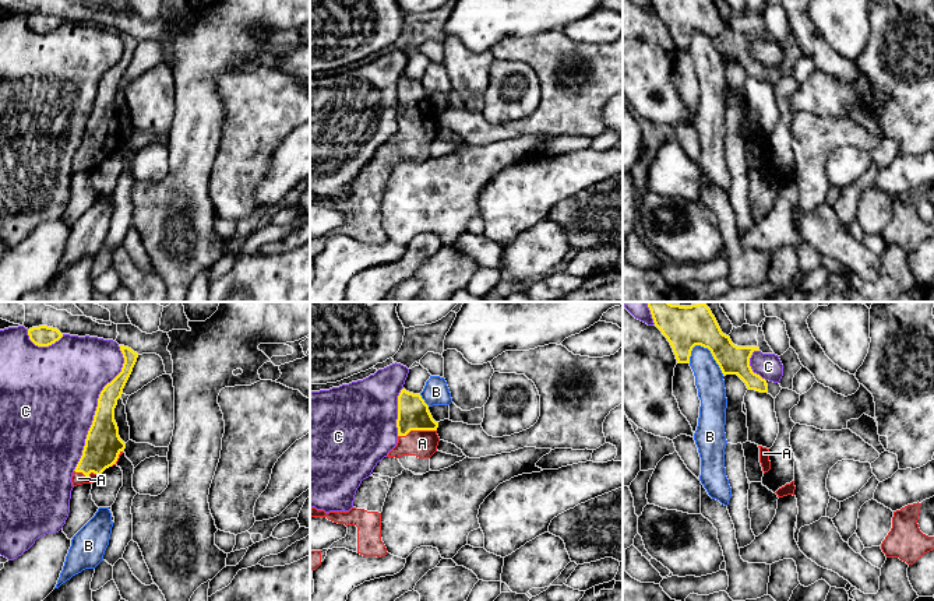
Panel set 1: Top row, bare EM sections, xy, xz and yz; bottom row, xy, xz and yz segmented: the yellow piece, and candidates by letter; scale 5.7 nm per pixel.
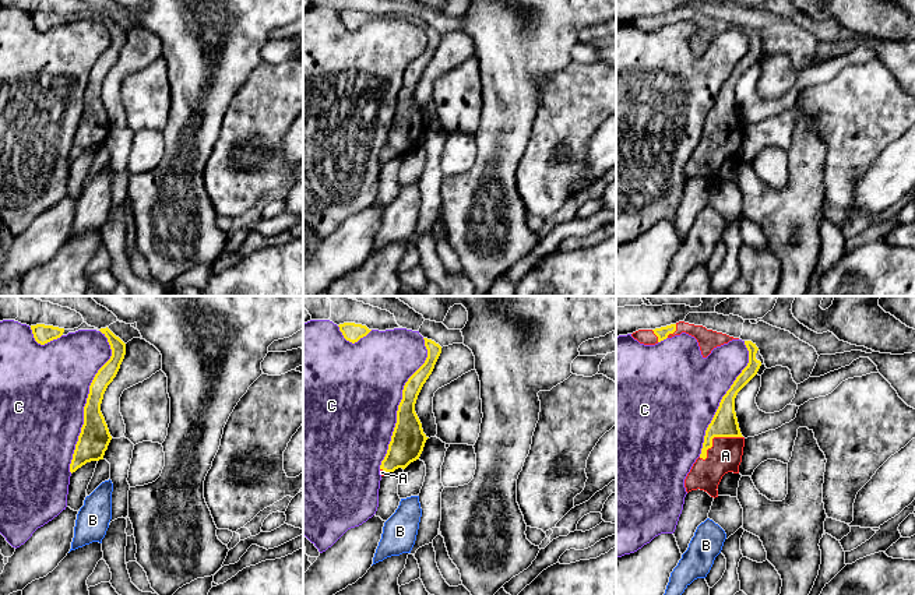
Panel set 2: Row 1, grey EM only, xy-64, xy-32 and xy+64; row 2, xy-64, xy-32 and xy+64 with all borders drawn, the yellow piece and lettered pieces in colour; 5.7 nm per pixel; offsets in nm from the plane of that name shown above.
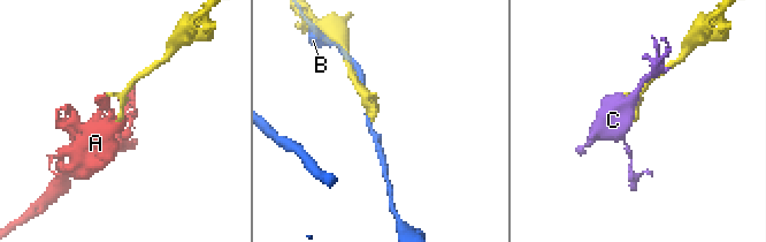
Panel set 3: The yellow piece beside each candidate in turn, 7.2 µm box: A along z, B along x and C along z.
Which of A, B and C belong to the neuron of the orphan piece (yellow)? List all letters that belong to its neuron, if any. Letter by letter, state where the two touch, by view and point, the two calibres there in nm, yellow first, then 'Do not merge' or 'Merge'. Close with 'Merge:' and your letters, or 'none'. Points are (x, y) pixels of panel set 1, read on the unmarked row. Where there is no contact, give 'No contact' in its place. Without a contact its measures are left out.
A: Touches yellow at xz (416, 116). Thickness 180 nm (yellow) against 160 nm. Merge
B: Touches yellow at yz (712, 42). Thickness 200 nm (yellow) against 160 nm. Do not merge
C: Touches yellow at xy (97, 95). Thickness 200 nm (yellow) against 500 nm. Do not merge
Merge: A

